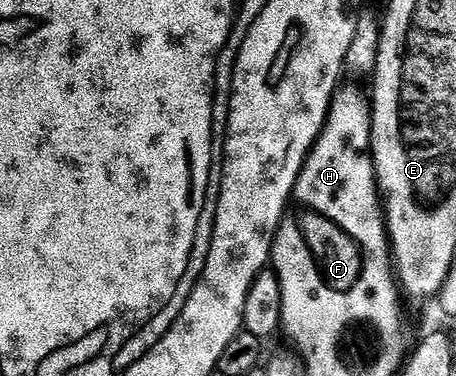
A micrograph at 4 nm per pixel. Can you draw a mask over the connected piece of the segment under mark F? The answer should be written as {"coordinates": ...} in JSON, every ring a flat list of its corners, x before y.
{"coordinates":[[306,203,297,204,288,213,285,222,302,235,302,243,306,244,314,271,317,272,318,284,326,288,332,297,352,294,365,271,363,246,355,242,343,226,325,214,319,214,319,210,312,209]]}

